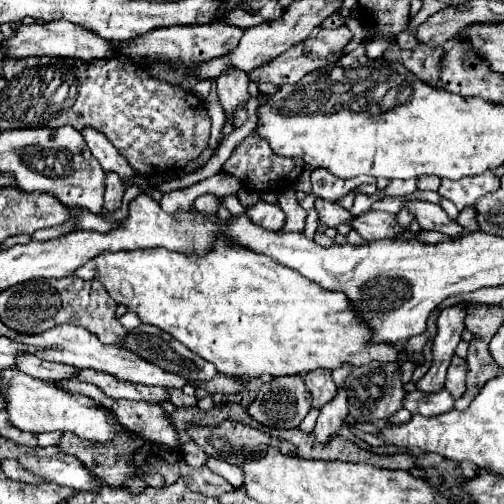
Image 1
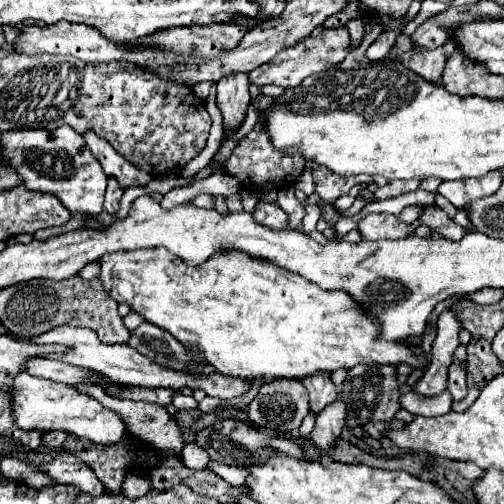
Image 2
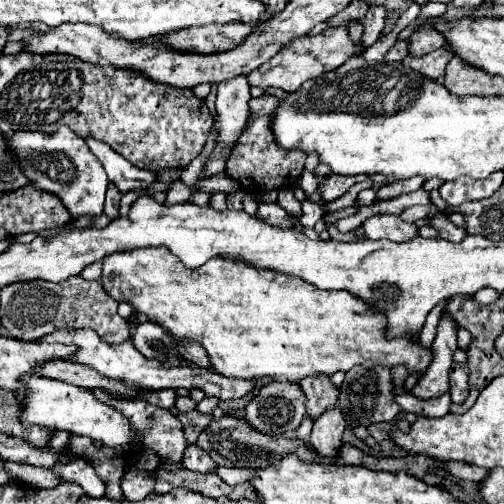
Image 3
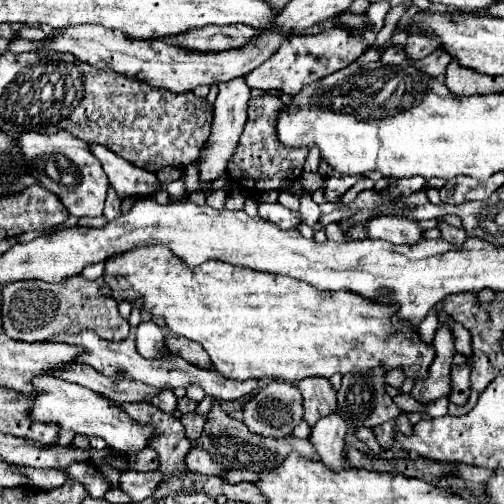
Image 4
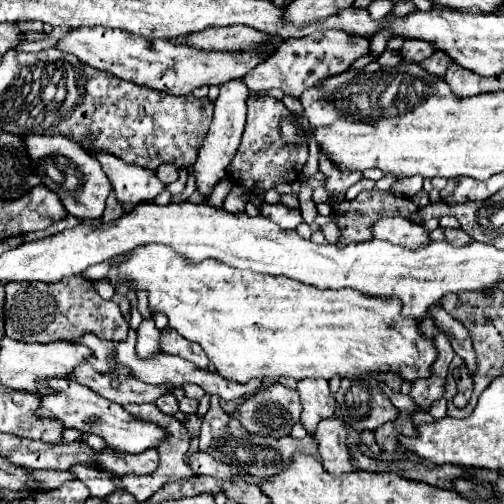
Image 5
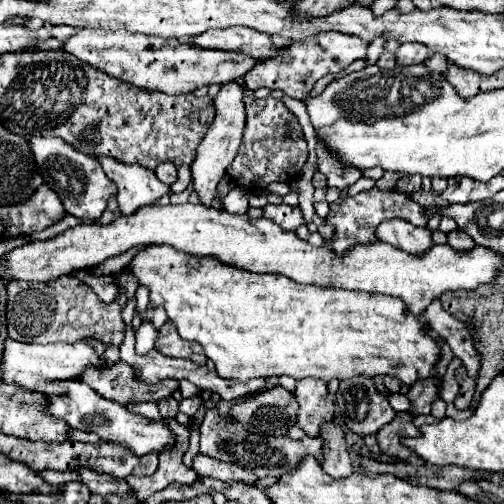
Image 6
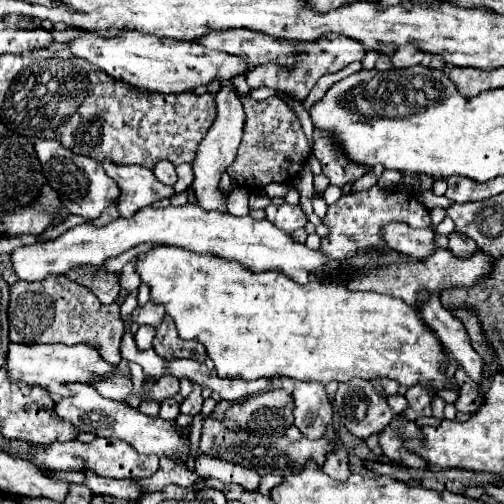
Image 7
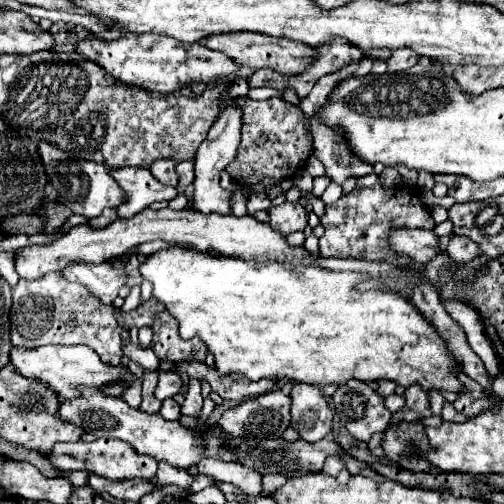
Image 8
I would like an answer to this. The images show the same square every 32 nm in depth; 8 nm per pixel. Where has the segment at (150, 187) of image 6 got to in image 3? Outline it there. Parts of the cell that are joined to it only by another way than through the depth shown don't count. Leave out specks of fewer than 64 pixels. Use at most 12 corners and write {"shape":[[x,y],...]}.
{"shape":[[86,138],[118,192],[146,190],[156,174],[136,168],[108,144]]}

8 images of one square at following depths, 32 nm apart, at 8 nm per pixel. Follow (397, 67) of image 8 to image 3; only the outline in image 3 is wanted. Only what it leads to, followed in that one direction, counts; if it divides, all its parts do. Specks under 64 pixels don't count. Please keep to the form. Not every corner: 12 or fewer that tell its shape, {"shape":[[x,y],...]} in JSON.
{"shape":[[430,24],[408,38],[408,52],[424,56],[444,46],[444,36]]}

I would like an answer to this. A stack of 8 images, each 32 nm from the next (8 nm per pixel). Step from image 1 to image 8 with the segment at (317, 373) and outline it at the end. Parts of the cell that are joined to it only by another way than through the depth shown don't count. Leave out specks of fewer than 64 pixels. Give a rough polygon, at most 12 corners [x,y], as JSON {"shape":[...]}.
{"shape":[[294,384],[292,428],[302,440],[326,438],[332,410],[320,386]]}

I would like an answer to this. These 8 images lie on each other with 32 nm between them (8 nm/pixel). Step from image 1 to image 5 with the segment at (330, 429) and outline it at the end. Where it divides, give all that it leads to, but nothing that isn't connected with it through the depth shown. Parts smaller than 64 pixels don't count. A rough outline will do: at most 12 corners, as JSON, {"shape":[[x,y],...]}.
{"shape":[[322,420],[314,438],[322,466],[334,476],[356,470],[344,442],[346,426]]}

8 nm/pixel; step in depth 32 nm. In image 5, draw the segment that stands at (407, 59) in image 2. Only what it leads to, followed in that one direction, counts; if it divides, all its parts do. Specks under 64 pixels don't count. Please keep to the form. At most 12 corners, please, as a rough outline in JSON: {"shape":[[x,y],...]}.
{"shape":[[434,52],[420,62],[434,76],[444,76],[450,60],[444,52]]}

